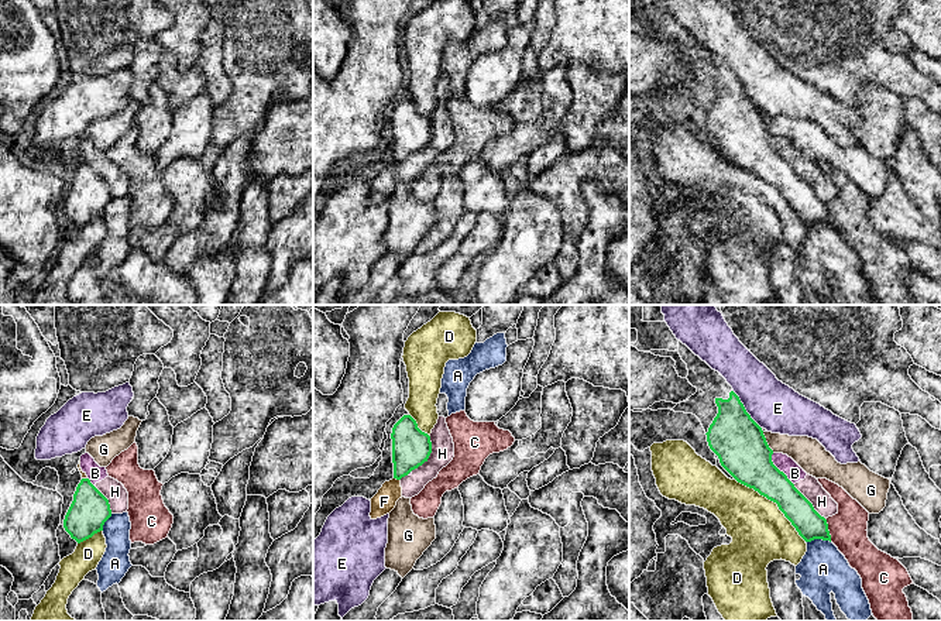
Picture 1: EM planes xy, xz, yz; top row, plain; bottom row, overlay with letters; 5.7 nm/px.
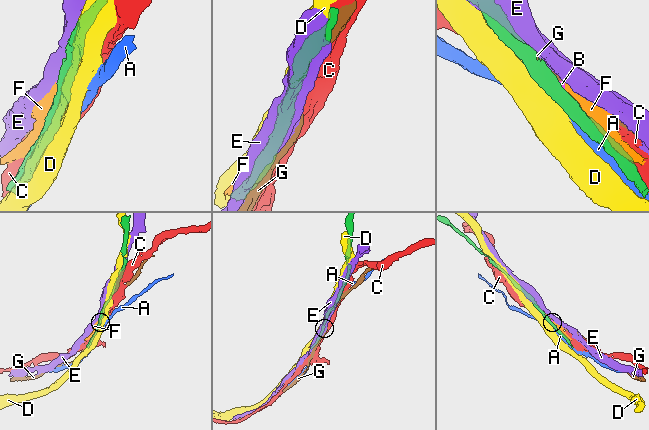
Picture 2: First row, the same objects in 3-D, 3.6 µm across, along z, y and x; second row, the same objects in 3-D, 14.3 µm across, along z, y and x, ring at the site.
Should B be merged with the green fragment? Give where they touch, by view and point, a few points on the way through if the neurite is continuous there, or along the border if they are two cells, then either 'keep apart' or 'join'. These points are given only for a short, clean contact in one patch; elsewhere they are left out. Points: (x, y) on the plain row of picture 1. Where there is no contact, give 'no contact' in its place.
meets green in yz at (778, 153); keep apart

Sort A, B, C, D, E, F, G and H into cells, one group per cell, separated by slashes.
A / B F H / C / D / E / G

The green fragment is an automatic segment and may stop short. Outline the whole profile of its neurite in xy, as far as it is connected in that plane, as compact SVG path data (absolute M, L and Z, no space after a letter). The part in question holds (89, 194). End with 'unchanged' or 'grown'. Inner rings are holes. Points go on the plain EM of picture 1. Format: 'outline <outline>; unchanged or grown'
outline M82 162L65 199L63 212L72 223L80 227L103 215L103 209L110 200L109 183L89 162Z; unchanged

